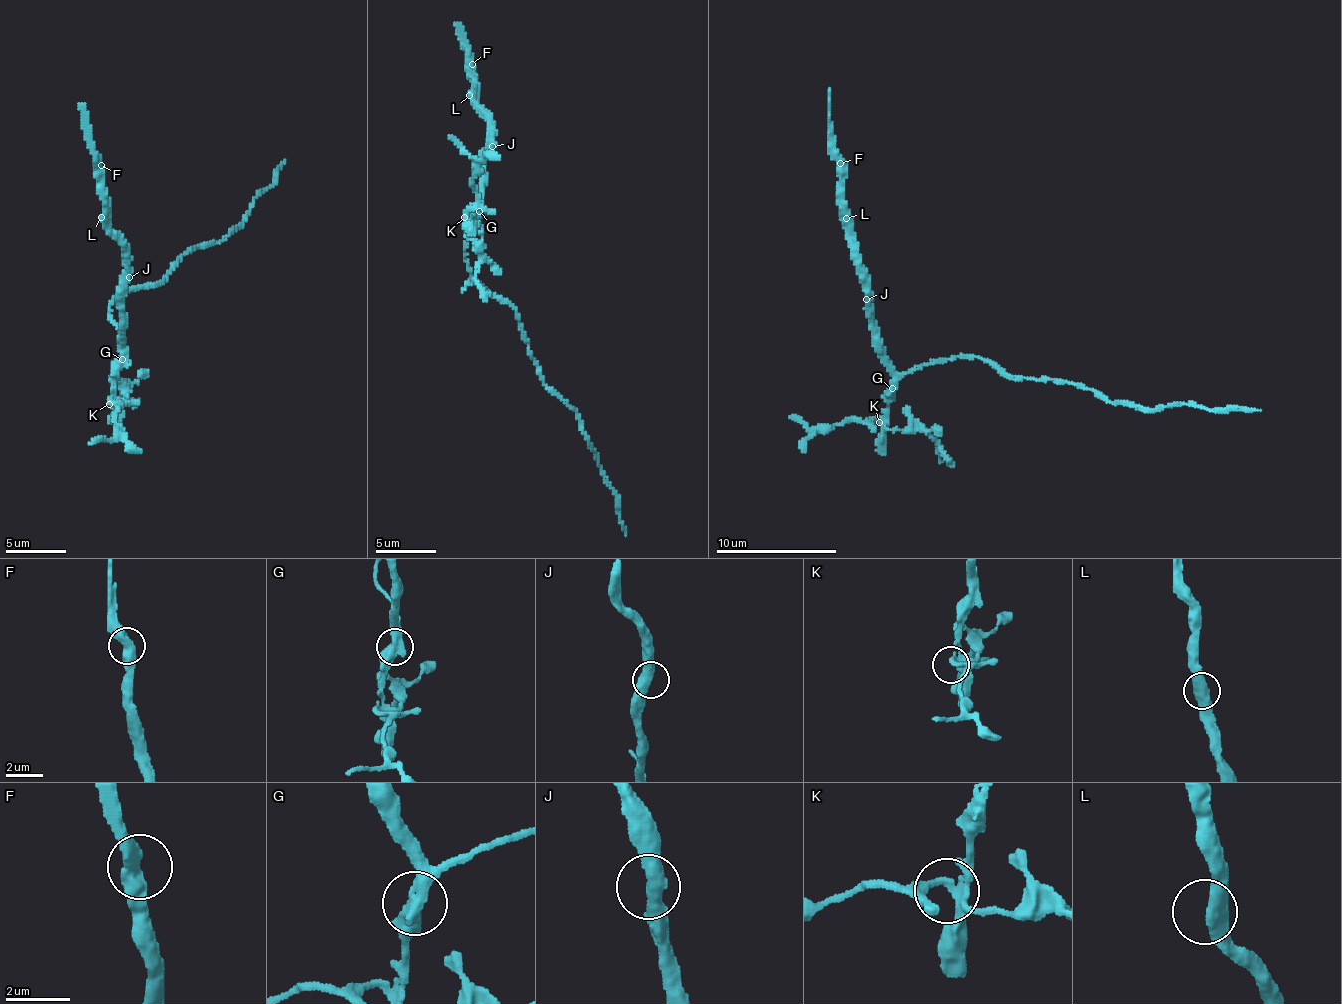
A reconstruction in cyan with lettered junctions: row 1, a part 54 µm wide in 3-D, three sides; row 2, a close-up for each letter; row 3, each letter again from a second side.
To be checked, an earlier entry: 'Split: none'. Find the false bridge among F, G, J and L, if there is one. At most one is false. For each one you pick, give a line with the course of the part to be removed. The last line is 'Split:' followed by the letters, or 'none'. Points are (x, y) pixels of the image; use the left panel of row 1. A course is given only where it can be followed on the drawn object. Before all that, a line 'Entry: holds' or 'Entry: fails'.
Entry: fails
G: foreign part runs (121, 360), (112, 397), (120, 405), (114, 434), (89, 444)
Split: G

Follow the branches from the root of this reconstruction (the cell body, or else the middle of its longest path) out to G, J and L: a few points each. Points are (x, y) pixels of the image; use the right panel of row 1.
G: (949, 359), (931, 360), (918, 369), (903, 373), (891, 389)
J: (949, 359), (931, 360), (909, 373), (897, 374), (888, 363), (882, 341), (873, 327), (873, 305), (866, 299)
L: (949, 359), (931, 360), (909, 373), (894, 371), (873, 327), (869, 276), (861, 263), (858, 244), (846, 218)

